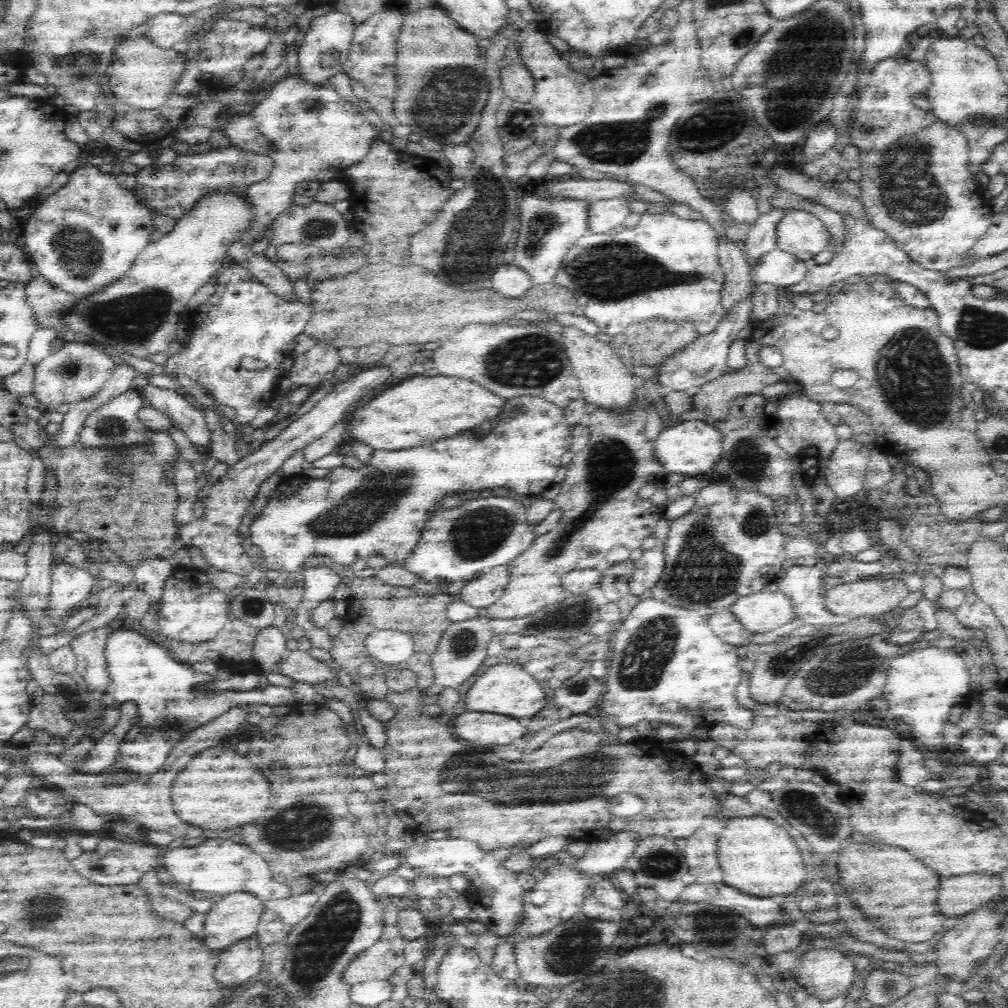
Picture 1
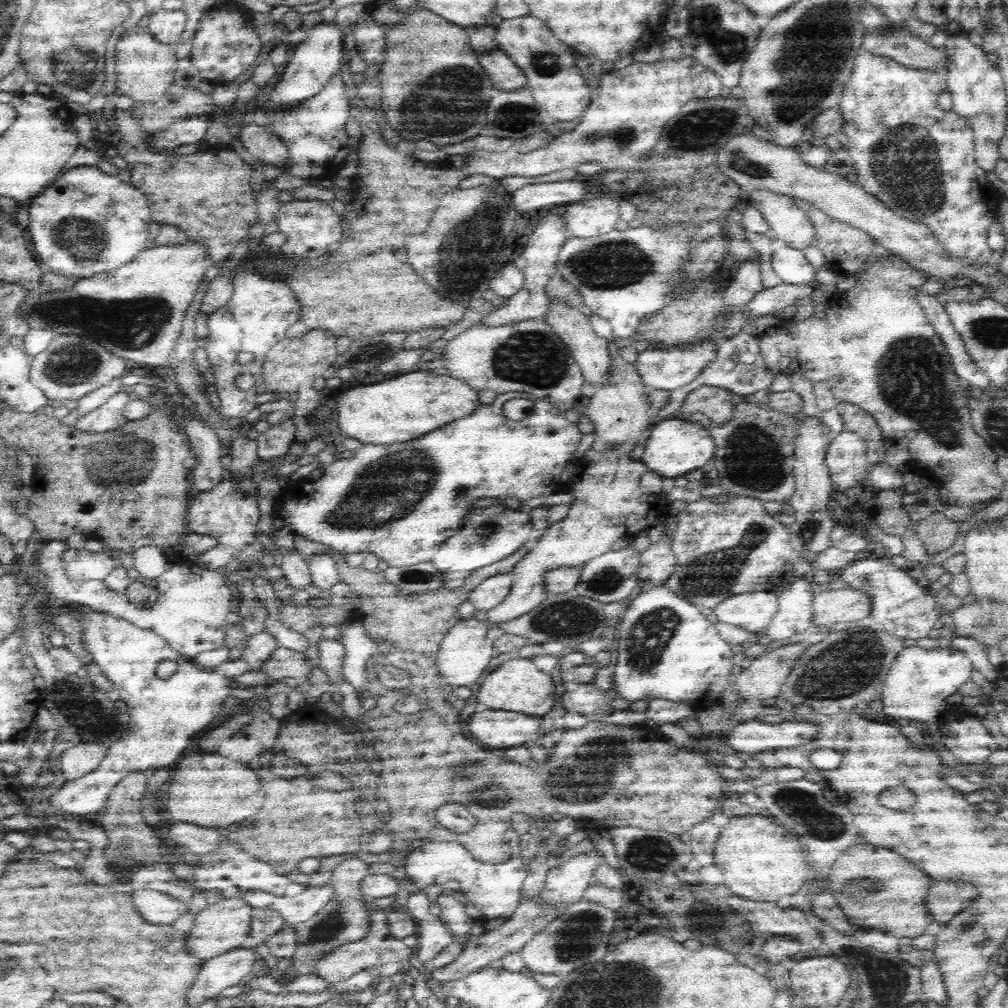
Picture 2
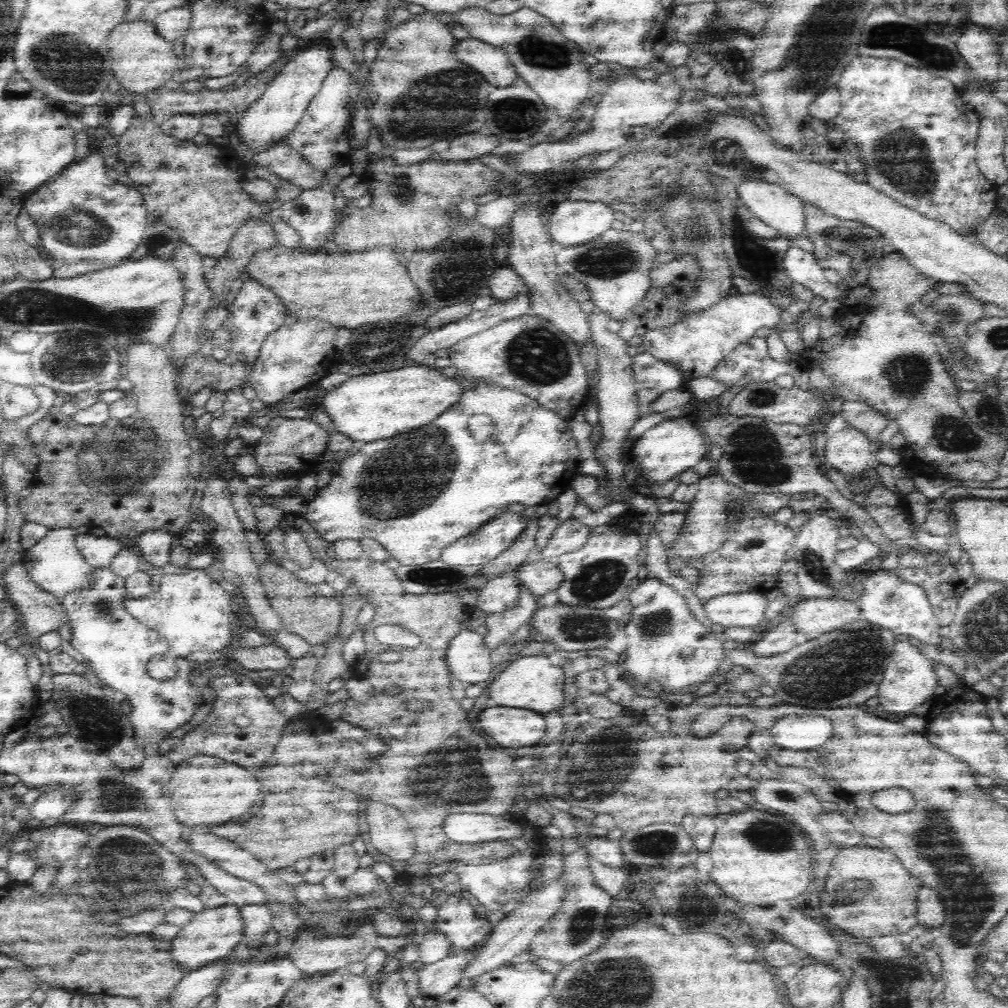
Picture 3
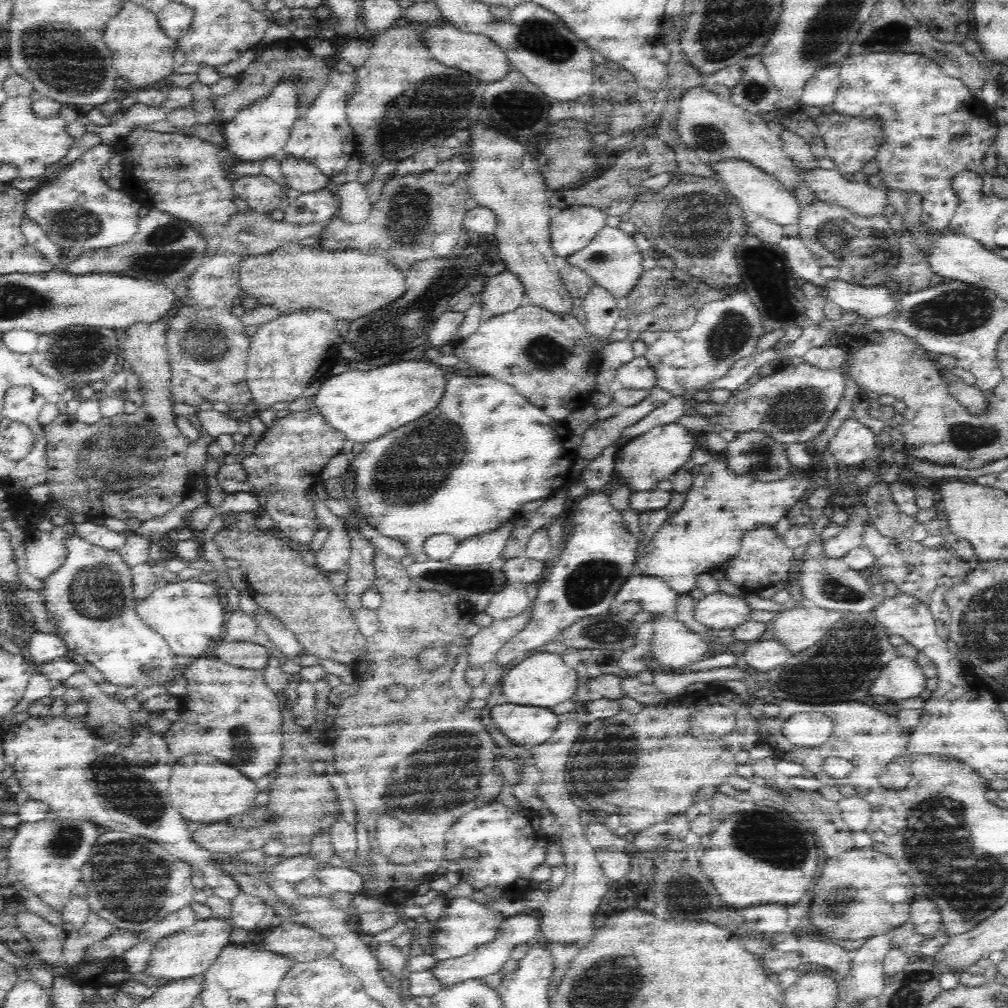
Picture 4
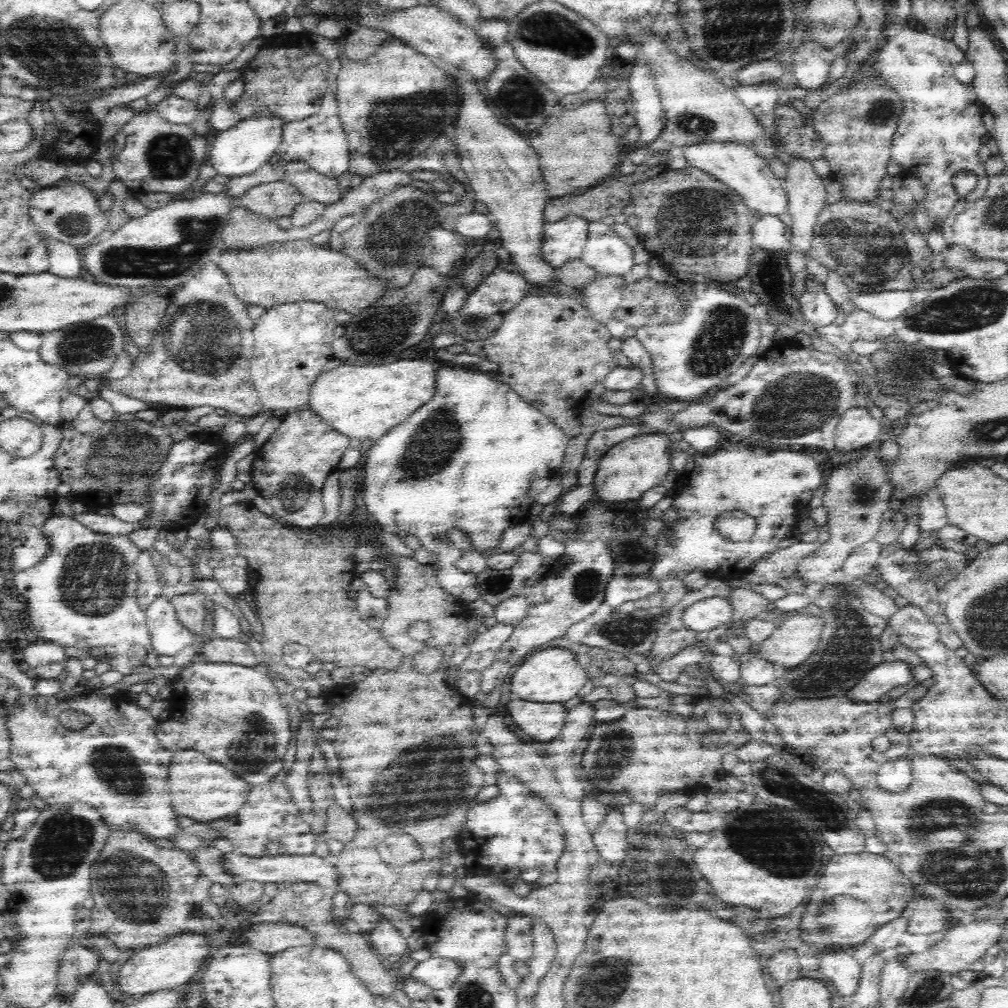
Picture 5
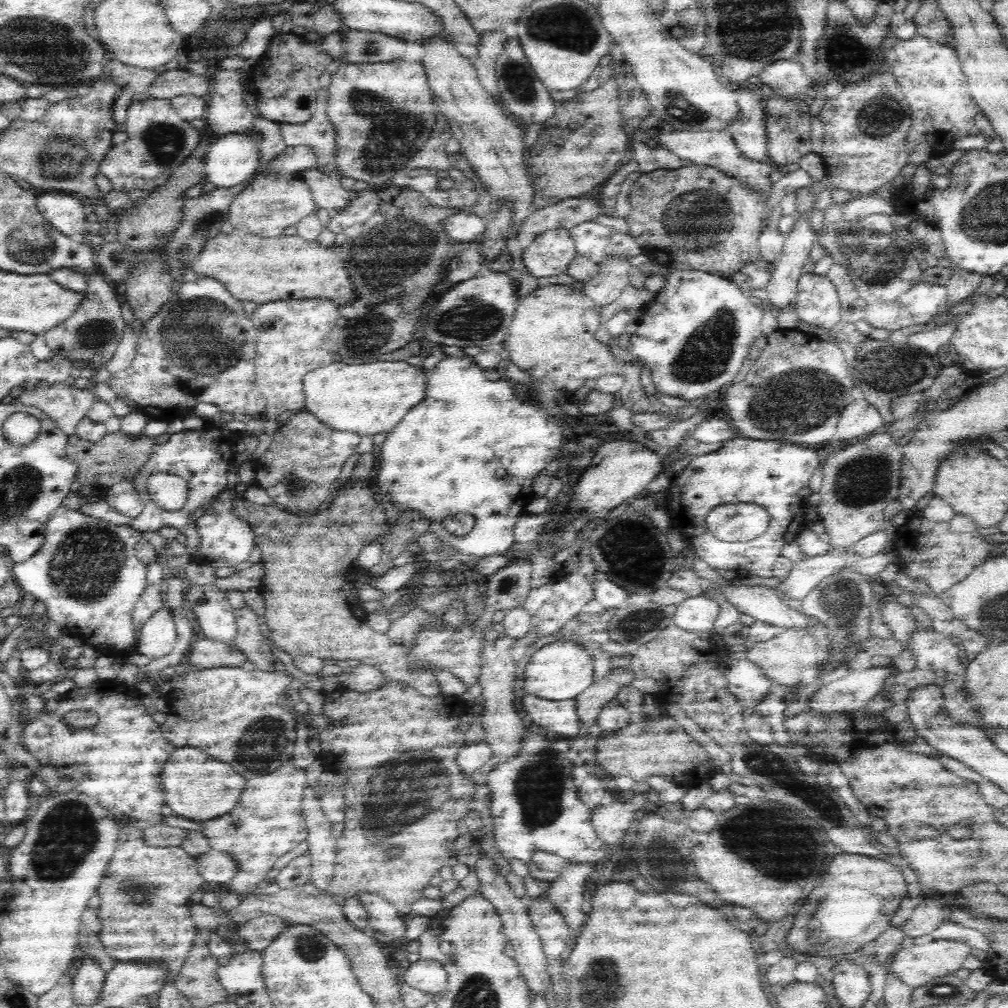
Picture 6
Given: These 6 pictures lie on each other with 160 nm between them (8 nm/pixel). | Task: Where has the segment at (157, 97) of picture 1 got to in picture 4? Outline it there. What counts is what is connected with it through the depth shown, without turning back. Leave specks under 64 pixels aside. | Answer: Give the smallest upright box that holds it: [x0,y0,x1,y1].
[104,1,177,90]

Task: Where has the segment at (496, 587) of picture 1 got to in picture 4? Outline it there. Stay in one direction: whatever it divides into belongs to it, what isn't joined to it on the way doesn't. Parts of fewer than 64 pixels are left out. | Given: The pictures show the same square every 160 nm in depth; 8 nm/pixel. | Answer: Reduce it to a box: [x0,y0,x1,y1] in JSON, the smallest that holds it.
[485,583,531,622]

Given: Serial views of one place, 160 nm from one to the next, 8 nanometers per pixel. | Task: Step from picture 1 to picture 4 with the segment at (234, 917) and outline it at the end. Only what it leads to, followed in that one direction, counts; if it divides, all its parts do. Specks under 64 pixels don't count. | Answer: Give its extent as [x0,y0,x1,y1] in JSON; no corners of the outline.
[146,918,235,981]

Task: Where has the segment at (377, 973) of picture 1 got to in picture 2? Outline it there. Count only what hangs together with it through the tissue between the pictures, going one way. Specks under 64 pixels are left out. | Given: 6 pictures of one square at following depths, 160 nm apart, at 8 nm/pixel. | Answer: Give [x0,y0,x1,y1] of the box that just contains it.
[316,910,414,984]

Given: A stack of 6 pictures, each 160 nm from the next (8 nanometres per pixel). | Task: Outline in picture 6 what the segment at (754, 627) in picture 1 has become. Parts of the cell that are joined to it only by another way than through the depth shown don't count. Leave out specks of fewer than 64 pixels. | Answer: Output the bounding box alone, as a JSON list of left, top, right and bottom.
[673,595,720,633]

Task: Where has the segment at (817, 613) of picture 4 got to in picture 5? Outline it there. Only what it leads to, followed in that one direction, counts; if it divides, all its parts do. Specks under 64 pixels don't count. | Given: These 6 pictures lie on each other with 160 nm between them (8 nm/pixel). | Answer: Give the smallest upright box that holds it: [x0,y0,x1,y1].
[755,611,825,669]

